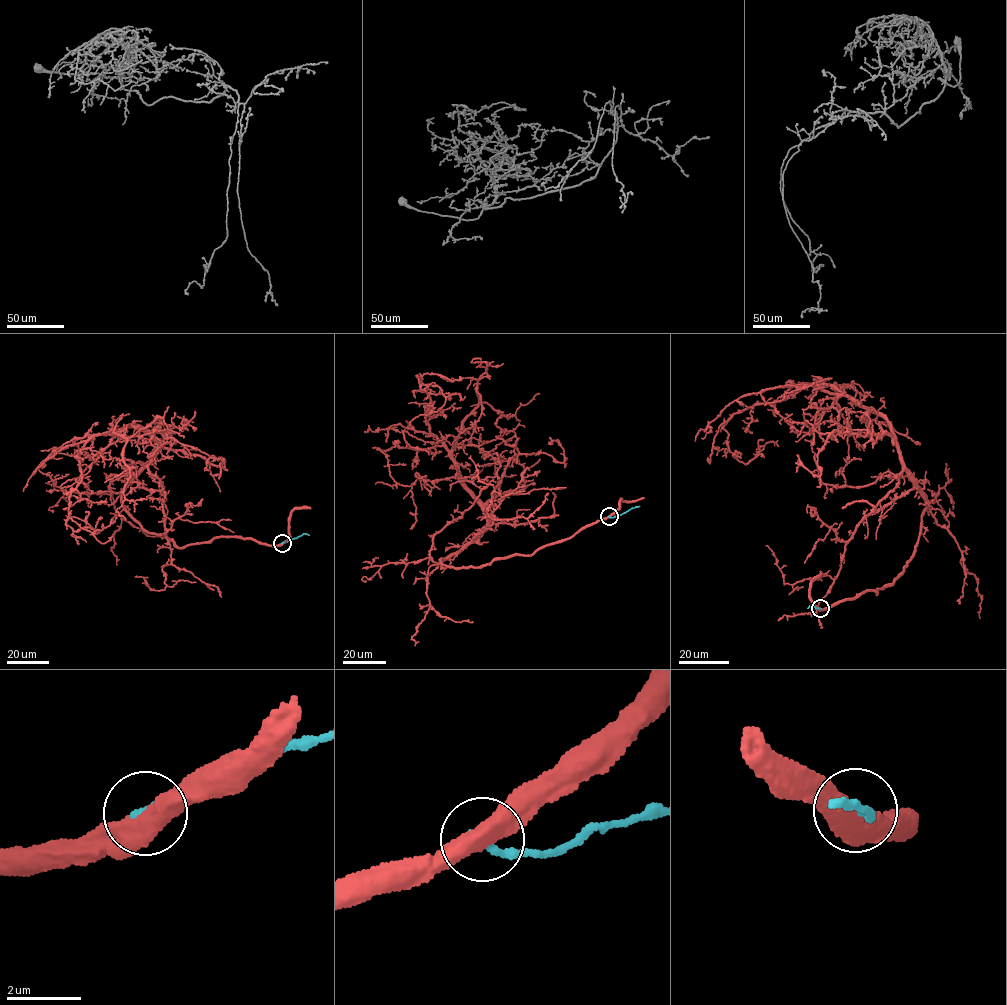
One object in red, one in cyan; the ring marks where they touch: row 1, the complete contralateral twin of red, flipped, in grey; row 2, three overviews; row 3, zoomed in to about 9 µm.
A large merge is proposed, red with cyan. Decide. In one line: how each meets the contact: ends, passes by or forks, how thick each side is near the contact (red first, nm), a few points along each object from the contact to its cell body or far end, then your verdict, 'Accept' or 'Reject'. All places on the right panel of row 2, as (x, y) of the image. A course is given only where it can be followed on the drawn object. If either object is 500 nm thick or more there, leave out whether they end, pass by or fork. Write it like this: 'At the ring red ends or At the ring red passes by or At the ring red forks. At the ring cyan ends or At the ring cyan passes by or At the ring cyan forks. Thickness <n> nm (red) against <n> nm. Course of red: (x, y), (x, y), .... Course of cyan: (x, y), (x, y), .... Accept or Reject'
Thickness 550 nm (red) against 200 nm. Course of red: (820, 608), (902, 572), (924, 492), (881, 414), (830, 385), (749, 406), (723, 427), (746, 463), (778, 446). Course of cyan: (820, 608), (812, 605), (807, 608). Reject

